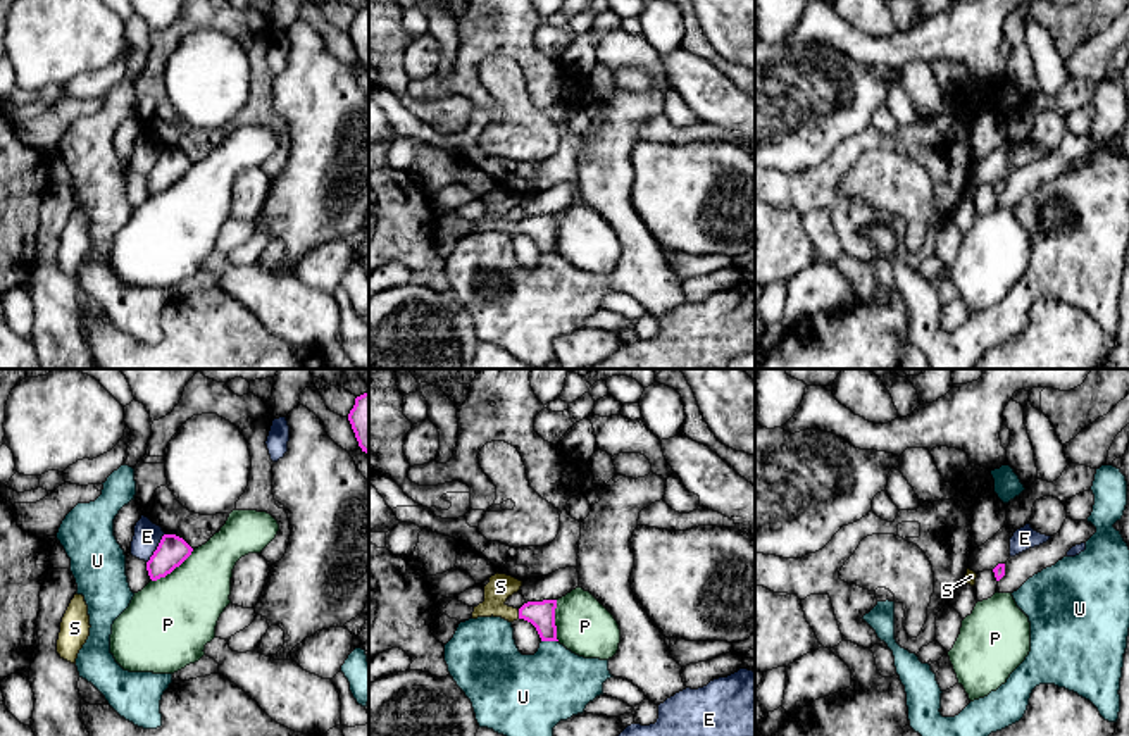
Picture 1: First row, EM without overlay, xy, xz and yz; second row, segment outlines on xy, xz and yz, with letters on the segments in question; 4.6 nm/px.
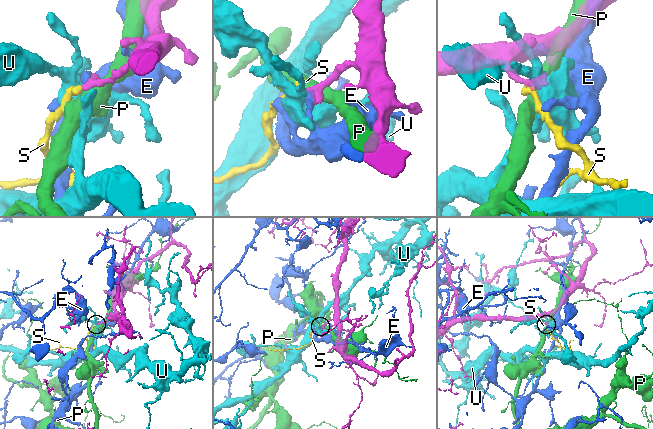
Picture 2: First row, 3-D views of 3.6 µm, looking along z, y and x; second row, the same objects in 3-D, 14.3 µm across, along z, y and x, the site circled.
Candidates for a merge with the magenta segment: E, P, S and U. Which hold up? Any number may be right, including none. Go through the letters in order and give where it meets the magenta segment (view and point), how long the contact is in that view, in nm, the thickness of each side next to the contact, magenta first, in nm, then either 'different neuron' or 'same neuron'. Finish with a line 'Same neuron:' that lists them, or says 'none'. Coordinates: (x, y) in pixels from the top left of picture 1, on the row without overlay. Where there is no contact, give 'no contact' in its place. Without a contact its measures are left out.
E: contact xy (157, 162); length 170 nm; calibres 140 and 130 nm; different neuron
P: contact xy (173, 183); length 240 nm; calibres 140 and 400 nm; different neuron
S: contact xz (519, 228); length 50 nm; calibres 130 and 120 nm; same neuron
U: contact xz (550, 254); length 80 nm; calibres 130 and 360 nm; different neuron
Same neuron: S

